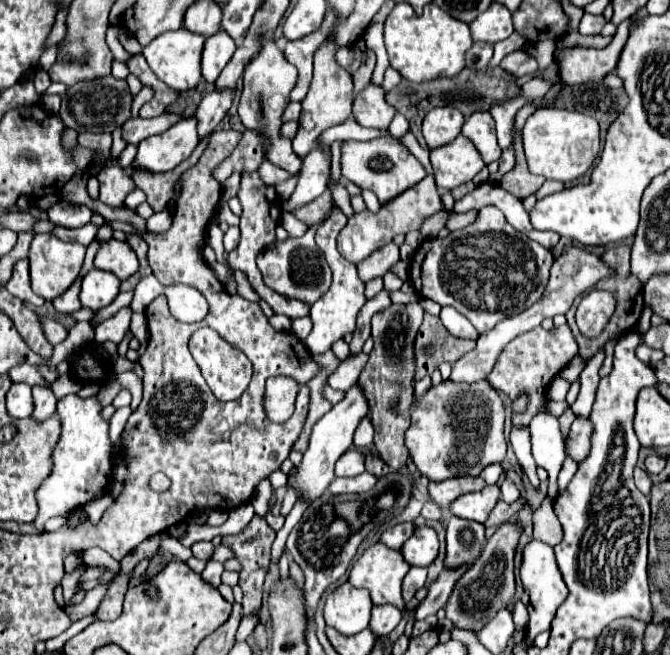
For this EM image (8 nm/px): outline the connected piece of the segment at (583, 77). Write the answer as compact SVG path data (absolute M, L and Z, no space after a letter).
M640 7L634 15L618 25L616 37L606 49L574 49L574 51L556 51L556 59L562 71L562 81L566 85L580 85L580 83L596 83L602 81L620 61L622 47L630 37L630 29L634 27L636 19L646 17L646 7Z

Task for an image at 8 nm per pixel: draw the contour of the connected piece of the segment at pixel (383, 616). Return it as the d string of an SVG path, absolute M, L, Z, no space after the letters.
M378 605L372 609L372 619L370 619L370 629L376 635L388 635L402 619L402 611L394 605Z

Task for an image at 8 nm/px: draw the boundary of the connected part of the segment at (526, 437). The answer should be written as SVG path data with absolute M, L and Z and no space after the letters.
M512 427L510 431L510 445L518 457L518 463L524 471L524 475L528 477L530 485L534 489L540 489L540 479L536 475L536 463L532 457L532 443L530 443L530 429L528 427Z

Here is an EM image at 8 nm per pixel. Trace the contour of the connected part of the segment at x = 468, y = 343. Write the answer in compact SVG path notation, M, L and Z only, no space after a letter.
M424 313L422 327L414 341L414 357L416 357L416 373L414 381L420 381L426 375L432 375L440 363L458 361L464 353L474 349L476 341L458 339L446 331L440 317Z

